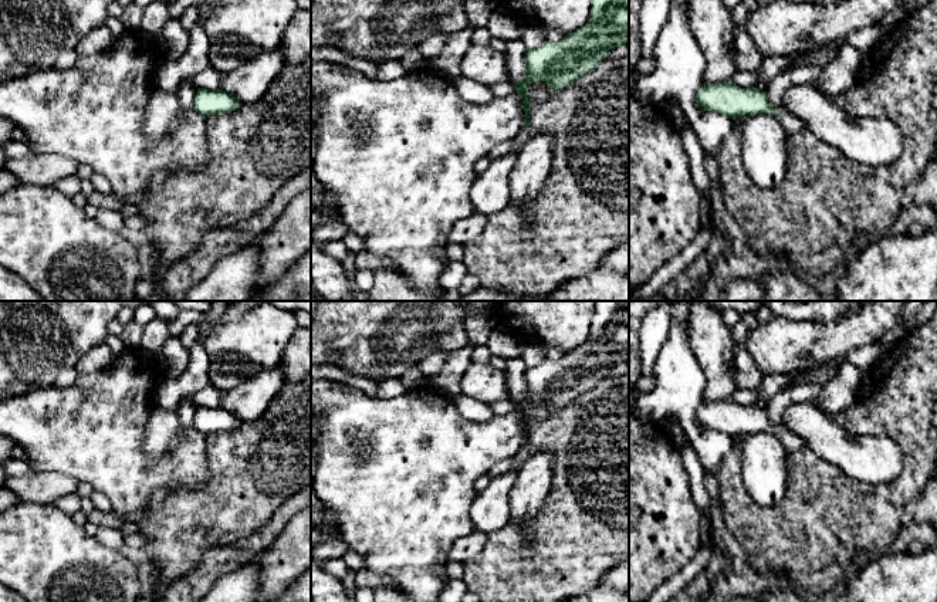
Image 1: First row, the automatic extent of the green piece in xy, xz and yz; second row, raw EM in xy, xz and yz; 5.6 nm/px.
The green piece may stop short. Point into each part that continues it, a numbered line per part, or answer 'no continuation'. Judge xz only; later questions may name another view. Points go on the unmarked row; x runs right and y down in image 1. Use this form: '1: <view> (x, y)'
no continuation

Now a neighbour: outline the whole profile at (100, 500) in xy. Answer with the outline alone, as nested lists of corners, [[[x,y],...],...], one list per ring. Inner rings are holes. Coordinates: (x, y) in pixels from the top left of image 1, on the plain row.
[[[94,490],[89,498],[95,510],[101,510],[104,513],[112,511],[111,501],[104,493]]]

